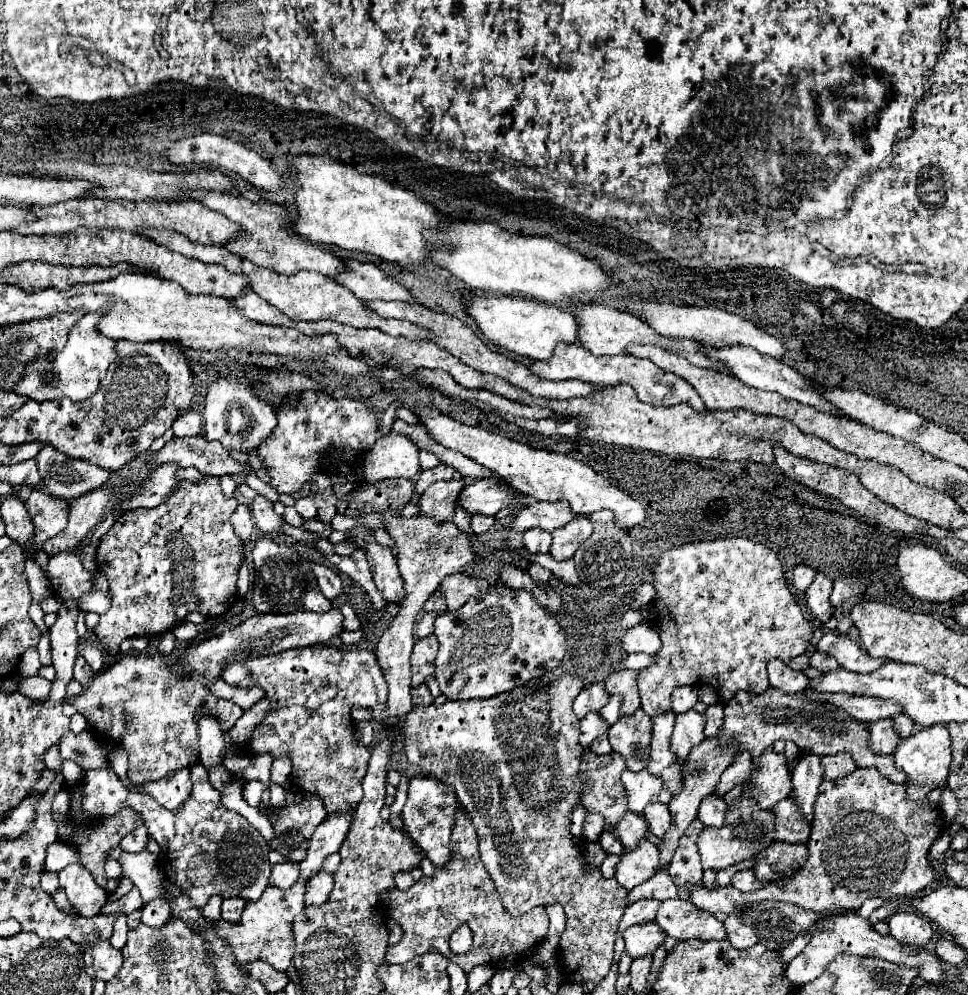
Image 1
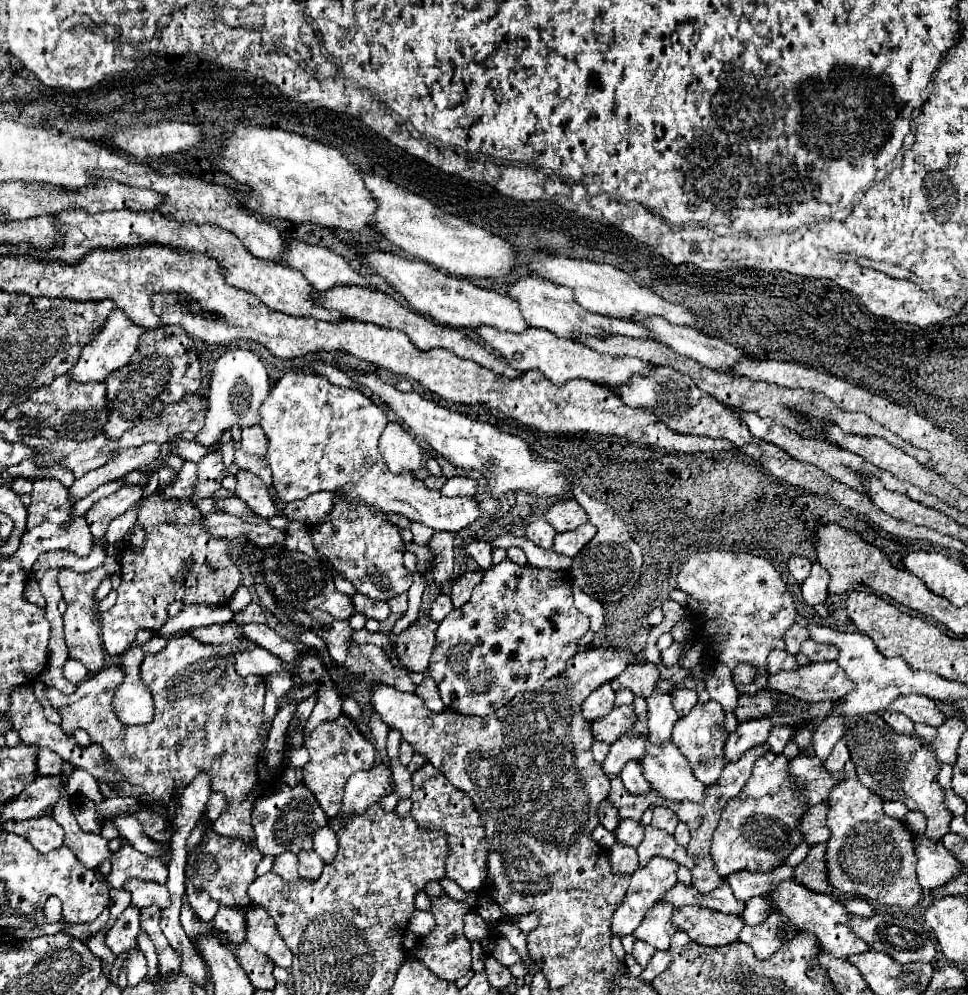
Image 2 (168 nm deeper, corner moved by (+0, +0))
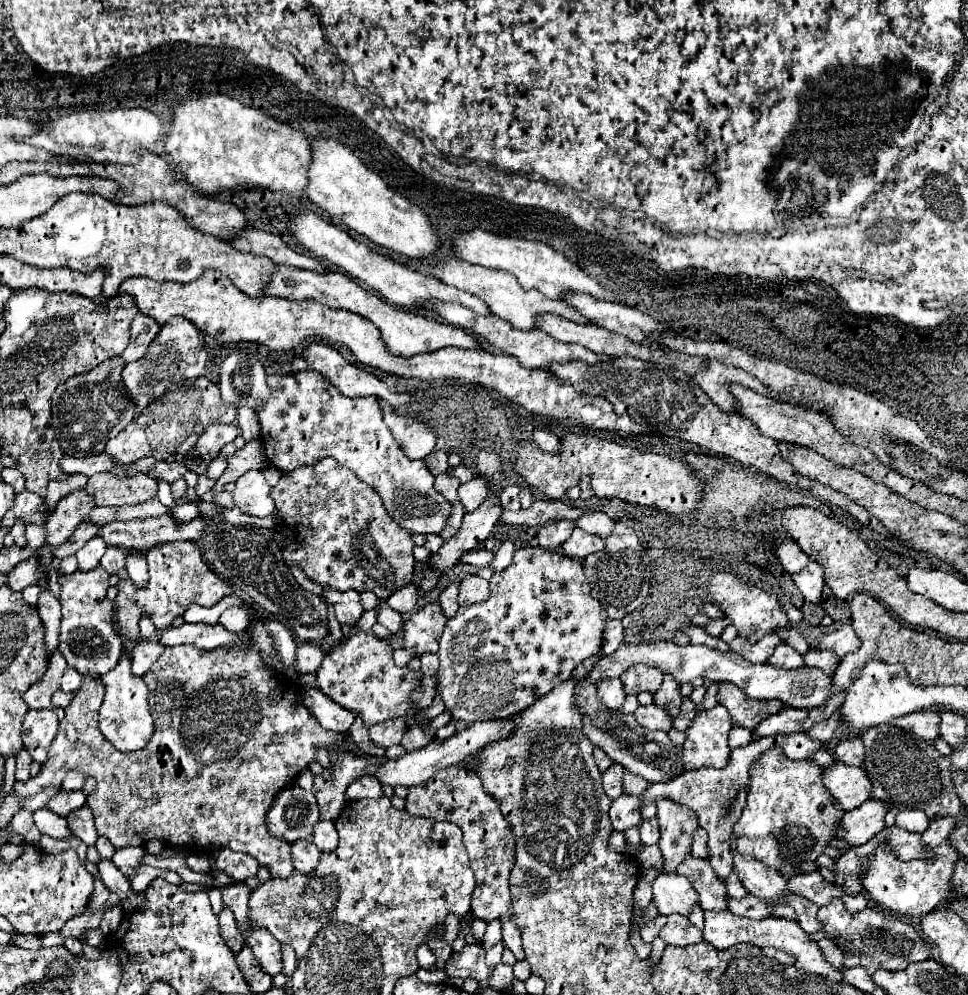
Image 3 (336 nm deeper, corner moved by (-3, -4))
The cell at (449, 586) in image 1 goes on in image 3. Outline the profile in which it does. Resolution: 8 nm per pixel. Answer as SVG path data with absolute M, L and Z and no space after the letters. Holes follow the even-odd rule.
M467 576L459 588L459 606L481 604L489 598L489 582L481 576Z

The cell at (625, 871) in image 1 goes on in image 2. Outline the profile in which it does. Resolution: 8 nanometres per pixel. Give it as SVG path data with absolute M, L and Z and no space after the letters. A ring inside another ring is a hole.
M650 858L644 868L632 874L632 882L620 906L612 916L610 930L616 936L632 934L646 916L646 910L662 898L662 894L676 882L676 868L668 858Z

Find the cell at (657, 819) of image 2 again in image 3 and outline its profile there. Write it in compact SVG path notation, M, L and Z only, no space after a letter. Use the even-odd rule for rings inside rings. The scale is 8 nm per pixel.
M659 798L657 808L657 820L661 830L659 848L665 860L663 872L669 874L689 856L693 834L699 828L699 822L693 810L679 802L673 802L671 798Z

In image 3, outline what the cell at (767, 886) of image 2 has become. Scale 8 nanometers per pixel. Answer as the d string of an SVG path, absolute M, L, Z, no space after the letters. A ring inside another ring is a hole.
M731 872L729 876L727 876L727 890L729 890L729 896L731 898L745 898L749 892L743 888L743 884L741 884L741 880L737 878L737 872Z

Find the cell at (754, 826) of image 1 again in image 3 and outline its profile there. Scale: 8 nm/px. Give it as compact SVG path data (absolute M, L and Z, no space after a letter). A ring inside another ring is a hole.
M773 746L751 764L751 784L747 792L747 802L741 818L733 826L733 832L737 834L737 850L739 854L751 854L763 860L767 866L779 870L787 878L795 874L815 872L819 870L817 858L823 854L825 846L833 838L837 838L837 826L843 814L845 810L835 806L833 796L825 788L821 766L815 760L791 760L783 754L779 746Z

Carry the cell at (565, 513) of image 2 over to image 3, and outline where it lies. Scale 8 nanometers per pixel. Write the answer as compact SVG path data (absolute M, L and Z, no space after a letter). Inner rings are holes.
M587 512L587 514L583 514L581 518L575 520L575 526L585 530L585 532L591 532L591 534L597 534L601 538L607 538L613 532L615 520L609 518L605 512Z

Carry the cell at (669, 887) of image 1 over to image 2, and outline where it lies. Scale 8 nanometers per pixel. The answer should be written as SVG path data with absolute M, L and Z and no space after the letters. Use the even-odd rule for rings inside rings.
M850 774L840 780L828 800L828 830L830 838L826 842L826 876L832 886L832 894L836 896L856 896L870 904L898 904L904 908L912 908L922 898L922 888L916 878L916 854L914 854L914 834L910 828L896 818L884 814L882 798L860 784L858 776Z

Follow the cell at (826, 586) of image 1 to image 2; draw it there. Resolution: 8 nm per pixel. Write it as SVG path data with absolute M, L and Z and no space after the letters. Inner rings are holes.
M816 562L812 566L812 572L806 578L806 582L802 582L802 596L804 596L804 600L810 606L824 604L826 602L826 596L828 596L828 582L830 582L828 572Z

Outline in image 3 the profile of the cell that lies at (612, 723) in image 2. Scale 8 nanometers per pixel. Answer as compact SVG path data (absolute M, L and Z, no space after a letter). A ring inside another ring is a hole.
M651 704L651 706L639 706L635 710L635 718L647 730L669 732L673 728L673 718L671 718L669 710L661 708L661 706L655 706L655 704Z

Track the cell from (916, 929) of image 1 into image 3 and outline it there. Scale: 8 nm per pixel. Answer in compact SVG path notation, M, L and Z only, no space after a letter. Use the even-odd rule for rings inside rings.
M839 898L831 900L827 906L819 908L817 920L823 924L829 940L841 946L845 954L855 954L859 958L859 966L873 976L875 970L903 970L913 962L923 962L931 956L929 944L923 940L917 920L905 920L901 914L893 914L891 910L877 910L867 906L861 912L847 912Z

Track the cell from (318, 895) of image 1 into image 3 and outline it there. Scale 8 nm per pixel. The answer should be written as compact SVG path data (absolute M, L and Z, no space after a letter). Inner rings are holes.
M297 840L291 844L293 866L295 866L295 870L301 870L303 874L309 874L309 870L315 870L319 856L321 856L321 852L317 850L317 846L313 842Z

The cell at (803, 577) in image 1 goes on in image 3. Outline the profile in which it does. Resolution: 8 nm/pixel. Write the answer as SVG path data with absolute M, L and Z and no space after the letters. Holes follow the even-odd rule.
M781 540L775 548L775 556L779 558L779 562L783 564L783 568L789 574L795 574L797 570L803 570L809 562L807 554L803 554L801 548L793 540Z

